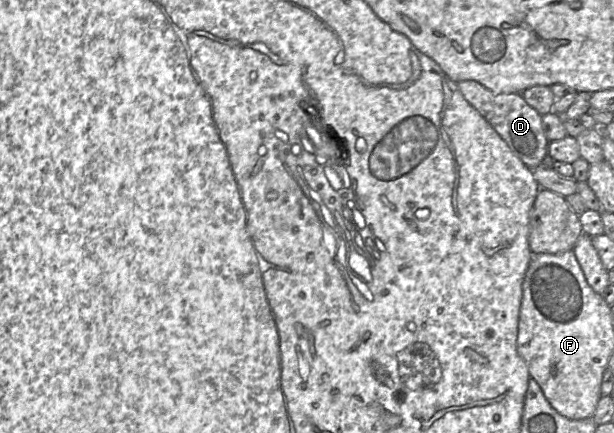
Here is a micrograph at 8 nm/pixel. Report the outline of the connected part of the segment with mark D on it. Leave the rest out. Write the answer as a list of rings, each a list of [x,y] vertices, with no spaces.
[[[464,80],[457,83],[464,98],[490,123],[510,150],[529,169],[539,166],[548,156],[548,145],[542,115],[531,107],[520,93],[493,93],[477,81]]]

